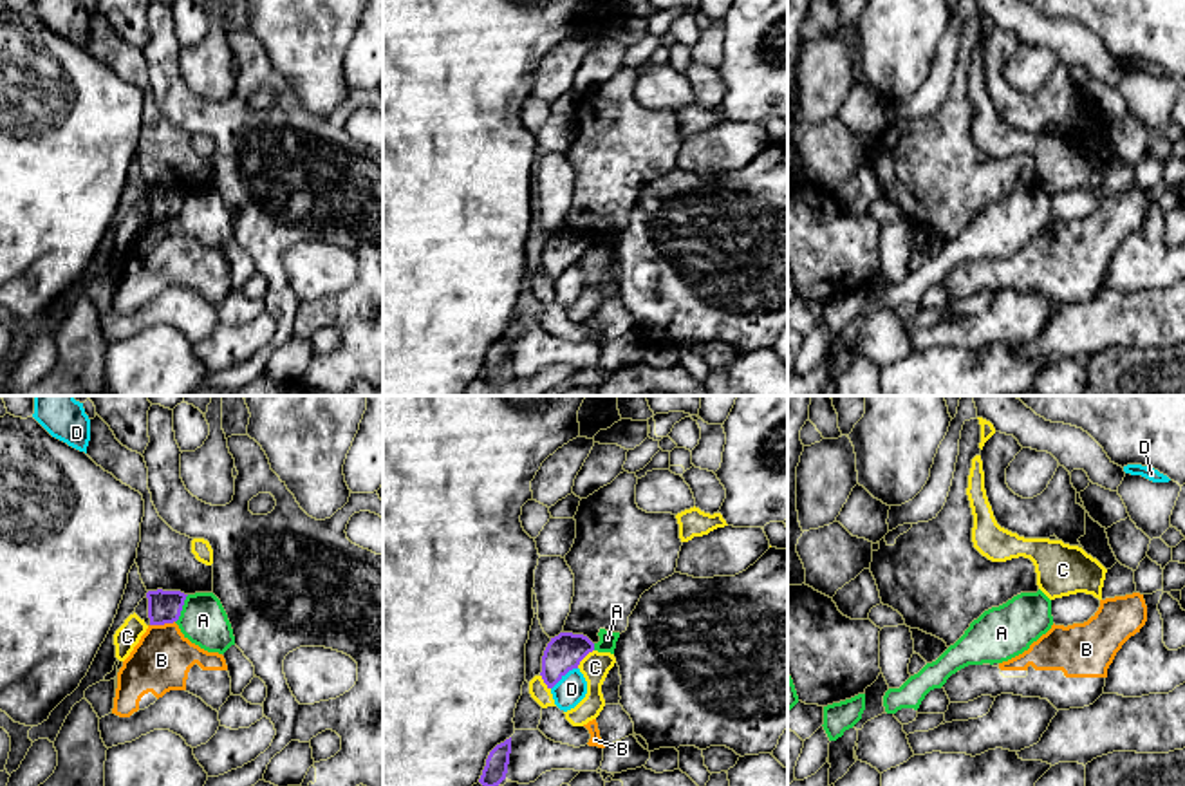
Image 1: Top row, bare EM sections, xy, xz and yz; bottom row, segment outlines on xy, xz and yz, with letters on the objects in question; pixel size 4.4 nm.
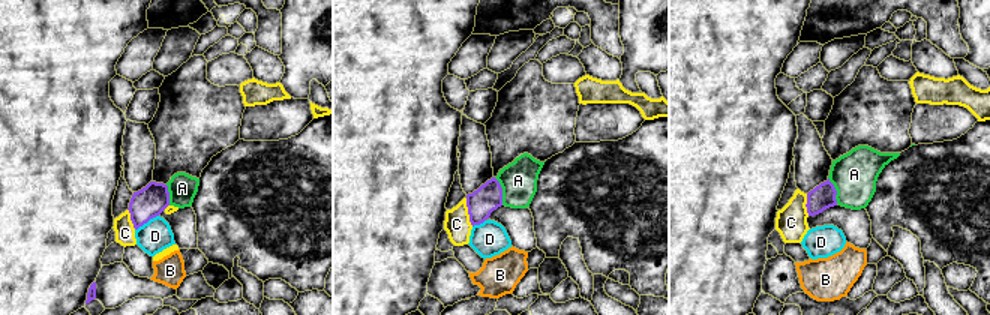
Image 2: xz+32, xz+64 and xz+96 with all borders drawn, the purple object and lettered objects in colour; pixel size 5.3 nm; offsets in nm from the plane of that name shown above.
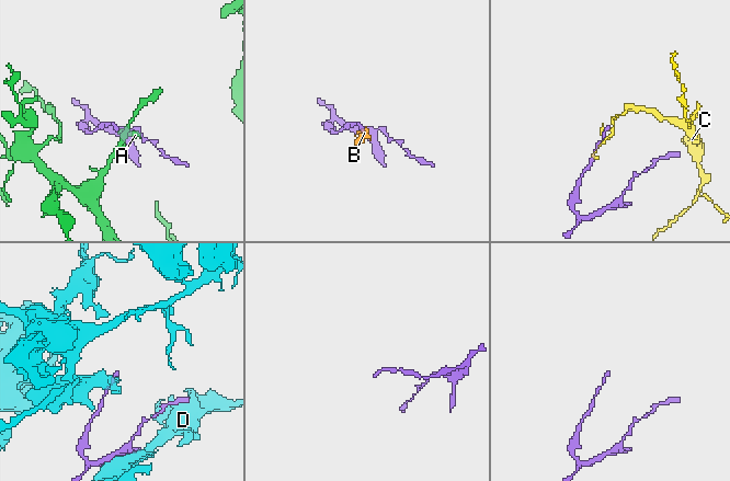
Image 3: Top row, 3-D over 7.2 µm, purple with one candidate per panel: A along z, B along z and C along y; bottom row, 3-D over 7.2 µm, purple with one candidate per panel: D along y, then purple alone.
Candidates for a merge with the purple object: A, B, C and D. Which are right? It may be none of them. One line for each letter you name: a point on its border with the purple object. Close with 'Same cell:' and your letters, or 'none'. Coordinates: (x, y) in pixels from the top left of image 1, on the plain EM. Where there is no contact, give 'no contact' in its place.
Same cell: none

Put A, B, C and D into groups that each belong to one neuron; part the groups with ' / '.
A / B / C / D

